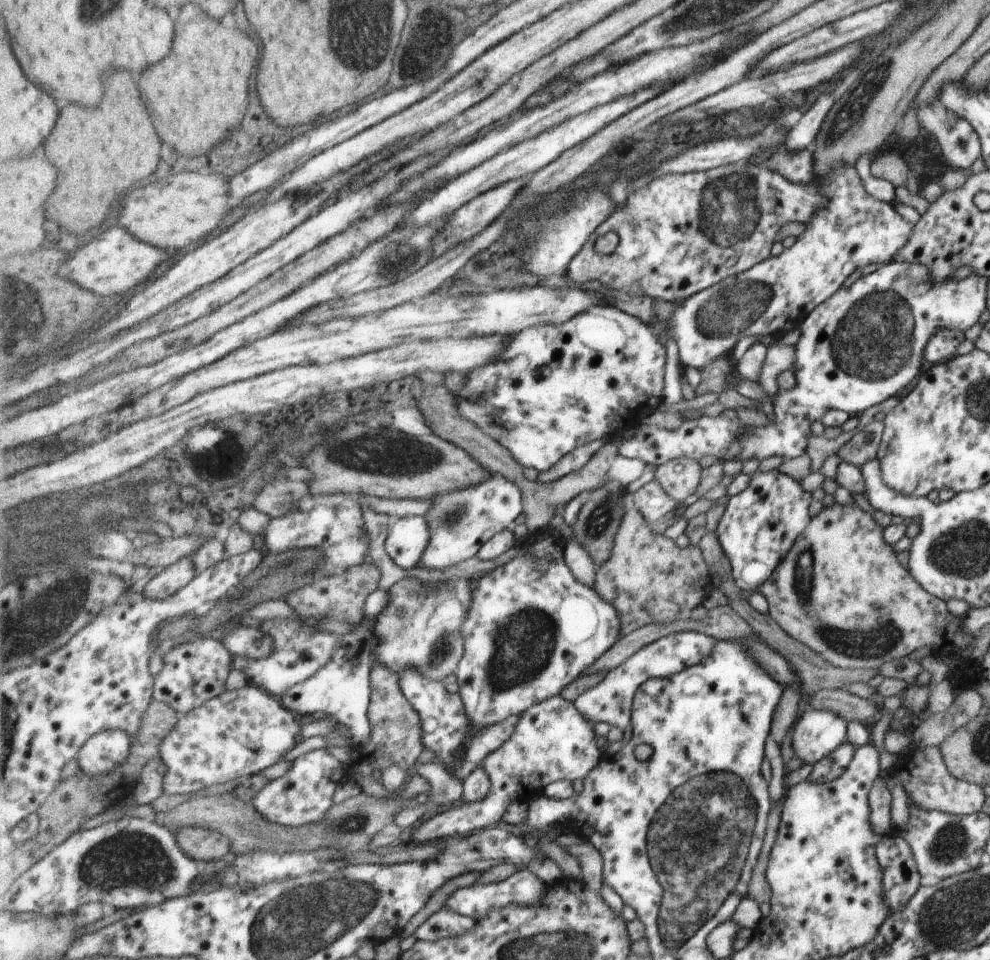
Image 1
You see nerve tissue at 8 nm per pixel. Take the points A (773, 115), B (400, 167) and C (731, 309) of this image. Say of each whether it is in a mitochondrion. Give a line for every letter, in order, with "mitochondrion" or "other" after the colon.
A: other
B: other
C: mitochondrion

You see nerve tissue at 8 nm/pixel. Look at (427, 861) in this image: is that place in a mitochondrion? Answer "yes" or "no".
no

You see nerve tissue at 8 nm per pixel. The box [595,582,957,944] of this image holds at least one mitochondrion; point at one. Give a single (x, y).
(873, 644)

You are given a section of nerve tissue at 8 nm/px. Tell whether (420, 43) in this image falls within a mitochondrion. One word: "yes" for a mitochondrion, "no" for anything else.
yes

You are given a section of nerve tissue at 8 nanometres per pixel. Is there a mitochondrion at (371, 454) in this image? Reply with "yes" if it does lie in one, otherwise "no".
yes

